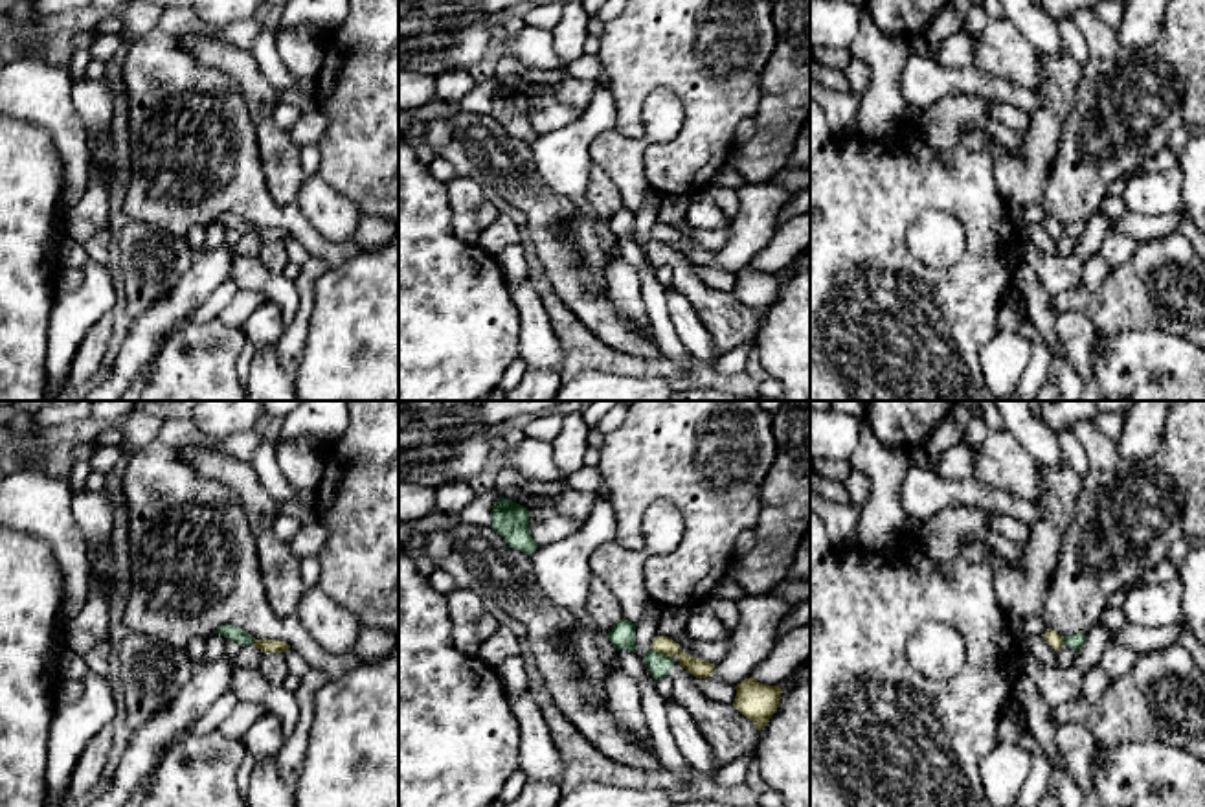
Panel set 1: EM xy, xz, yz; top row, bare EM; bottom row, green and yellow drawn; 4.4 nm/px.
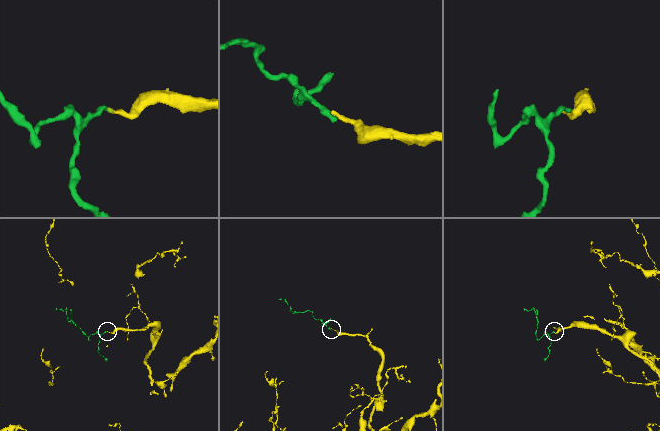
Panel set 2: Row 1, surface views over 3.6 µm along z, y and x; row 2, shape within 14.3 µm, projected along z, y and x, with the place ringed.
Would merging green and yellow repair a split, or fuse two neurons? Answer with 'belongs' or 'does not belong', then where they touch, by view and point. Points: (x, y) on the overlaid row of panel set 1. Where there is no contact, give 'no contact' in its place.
does not belong; contact xz (660, 653)

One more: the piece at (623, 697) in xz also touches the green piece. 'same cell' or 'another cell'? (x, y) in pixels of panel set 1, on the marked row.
another cell

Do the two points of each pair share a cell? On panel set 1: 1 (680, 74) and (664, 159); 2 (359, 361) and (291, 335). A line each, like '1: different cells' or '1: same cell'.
1: same cell
2: different cells

